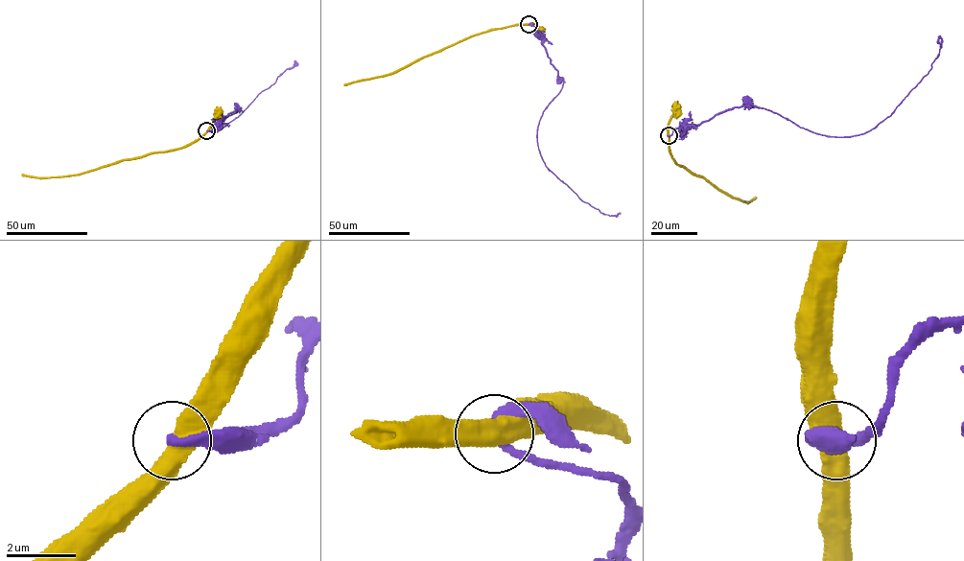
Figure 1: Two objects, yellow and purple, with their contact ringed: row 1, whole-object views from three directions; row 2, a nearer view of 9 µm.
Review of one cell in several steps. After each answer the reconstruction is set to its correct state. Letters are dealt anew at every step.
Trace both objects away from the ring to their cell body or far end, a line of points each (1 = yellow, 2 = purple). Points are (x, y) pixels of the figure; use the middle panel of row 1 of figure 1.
1: (529, 24), (515, 24), (477, 34), (393, 72), (343, 85)
2: (529, 24), (563, 80), (538, 126), (542, 160), (583, 201), (605, 214), (619, 214)

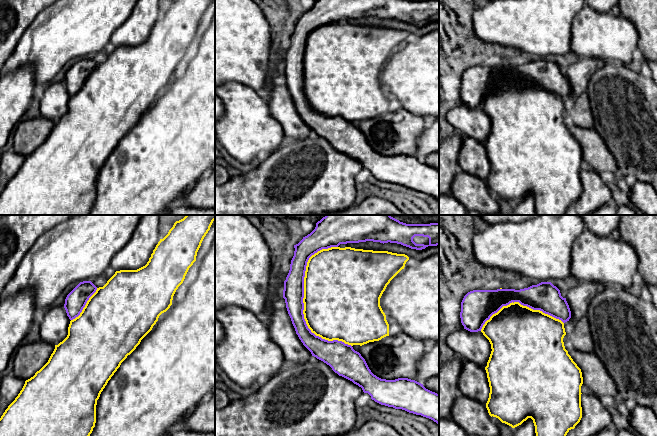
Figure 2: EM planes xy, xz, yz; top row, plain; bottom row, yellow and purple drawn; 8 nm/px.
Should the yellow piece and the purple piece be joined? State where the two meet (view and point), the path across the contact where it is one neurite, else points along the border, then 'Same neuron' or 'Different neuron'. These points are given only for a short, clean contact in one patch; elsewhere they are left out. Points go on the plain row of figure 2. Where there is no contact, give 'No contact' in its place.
Touches yellow at xz (304, 84). Different neuron

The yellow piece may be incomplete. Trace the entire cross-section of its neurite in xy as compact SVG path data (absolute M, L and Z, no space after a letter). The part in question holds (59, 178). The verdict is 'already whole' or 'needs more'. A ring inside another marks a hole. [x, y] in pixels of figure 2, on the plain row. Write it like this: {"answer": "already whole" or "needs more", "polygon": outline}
{"answer": "already whole", "polygon": "M174 0L168 10L160 15L156 21L147 40L137 46L120 46L107 57L103 63L97 64L96 68L89 74L85 83L78 93L70 97L67 113L55 121L48 138L35 149L33 153L25 157L25 160L15 174L8 182L0 194L0 215L88 215L96 199L96 181L101 168L108 157L120 143L121 139L130 131L141 116L152 106L158 97L159 92L166 88L172 81L173 72L178 63L183 59L189 44L196 37L197 28L201 19L210 6L212 0Z"}

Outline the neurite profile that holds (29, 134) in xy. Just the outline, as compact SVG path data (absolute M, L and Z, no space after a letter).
M43 117L21 120L12 134L14 151L26 157L49 136L55 121Z

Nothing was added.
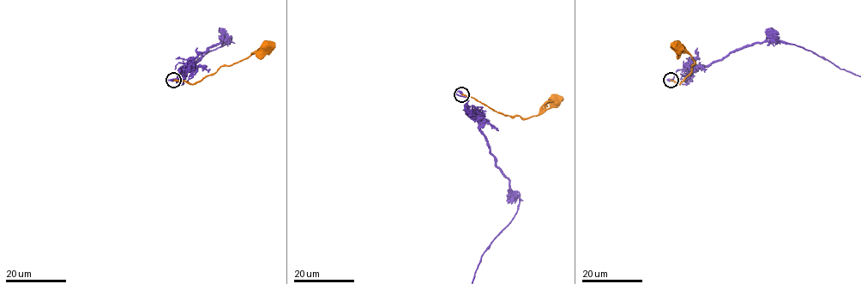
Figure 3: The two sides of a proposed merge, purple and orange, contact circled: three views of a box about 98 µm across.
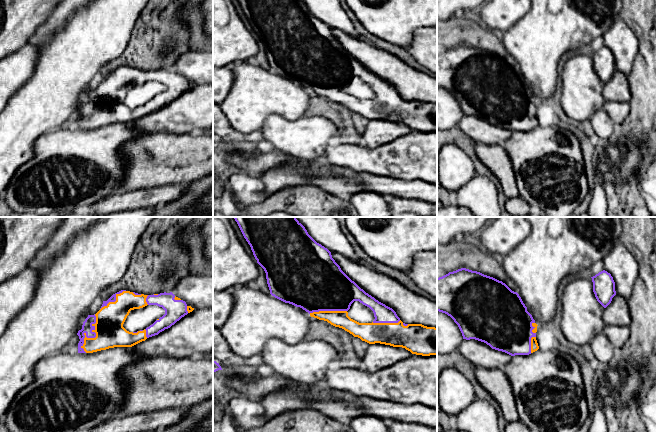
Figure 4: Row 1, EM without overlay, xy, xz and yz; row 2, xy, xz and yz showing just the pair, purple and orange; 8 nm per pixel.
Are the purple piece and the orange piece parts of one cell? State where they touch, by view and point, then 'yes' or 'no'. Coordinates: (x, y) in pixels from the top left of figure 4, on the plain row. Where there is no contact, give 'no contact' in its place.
meets purple in xy at (93, 113); yes

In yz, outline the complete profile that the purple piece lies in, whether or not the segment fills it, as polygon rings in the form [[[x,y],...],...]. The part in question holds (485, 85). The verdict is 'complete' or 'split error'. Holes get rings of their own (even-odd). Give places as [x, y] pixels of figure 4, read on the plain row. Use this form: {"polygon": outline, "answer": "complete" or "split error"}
{"polygon": [[[461,44],[437,54],[437,87],[450,92],[458,101],[463,115],[475,115],[486,119],[492,125],[505,128],[511,132],[529,131],[539,125],[536,108],[537,100],[527,87],[517,68],[505,59],[477,47]]], "answer": "split error"}

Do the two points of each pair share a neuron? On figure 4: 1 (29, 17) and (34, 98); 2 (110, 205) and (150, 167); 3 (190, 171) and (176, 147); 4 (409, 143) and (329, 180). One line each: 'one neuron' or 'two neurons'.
1: two neurons
2: two neurons
3: one neuron
4: two neurons

